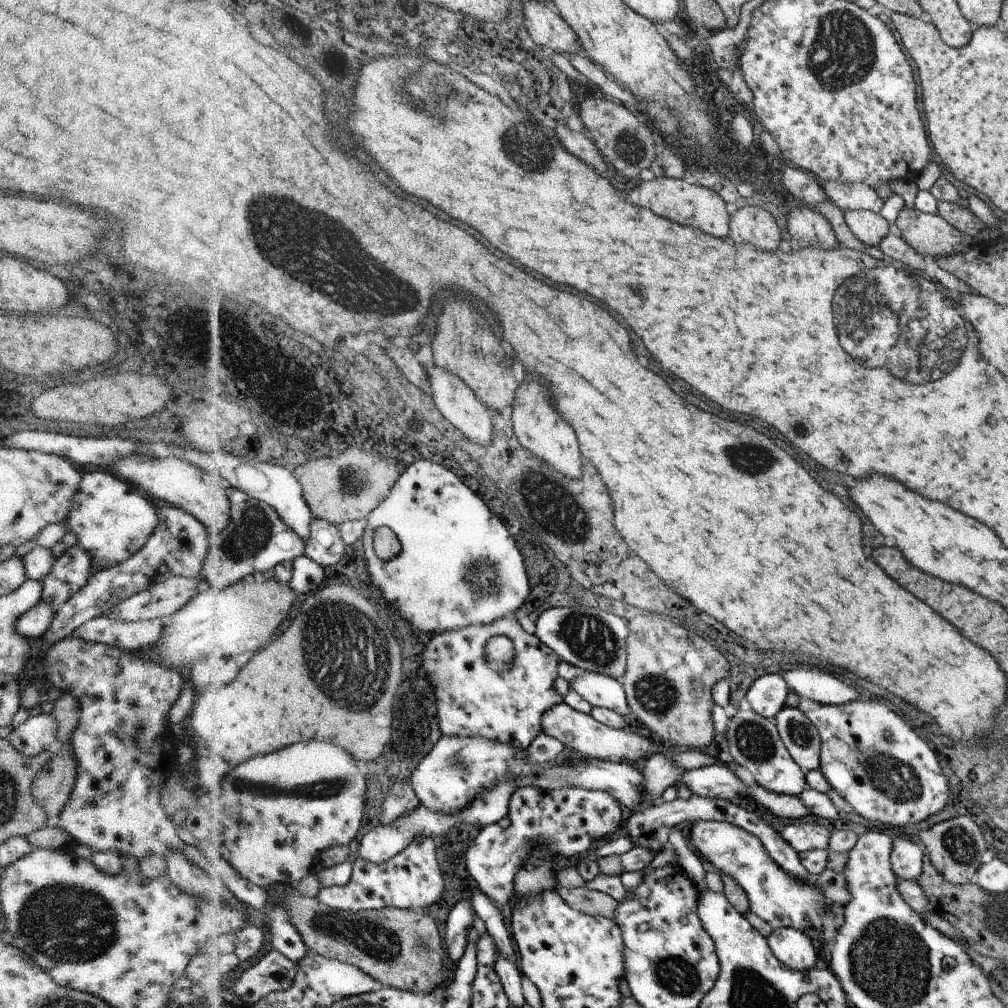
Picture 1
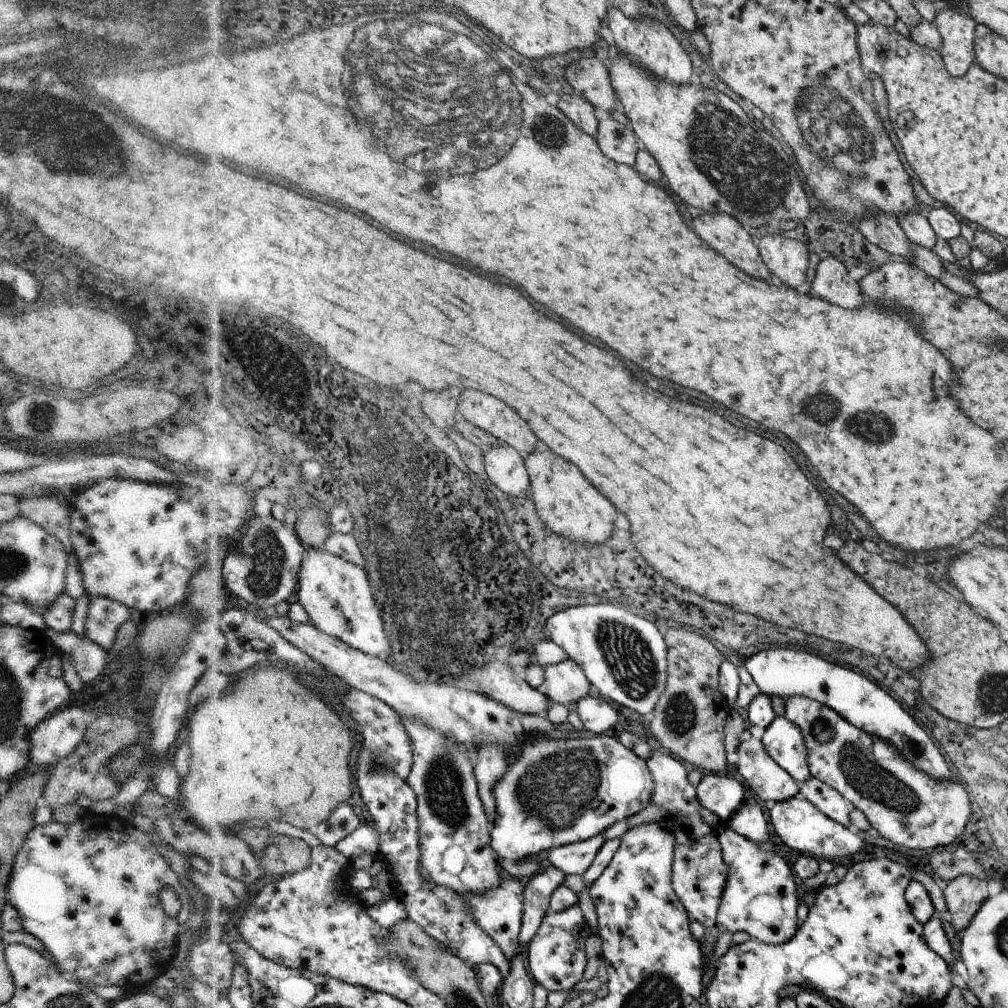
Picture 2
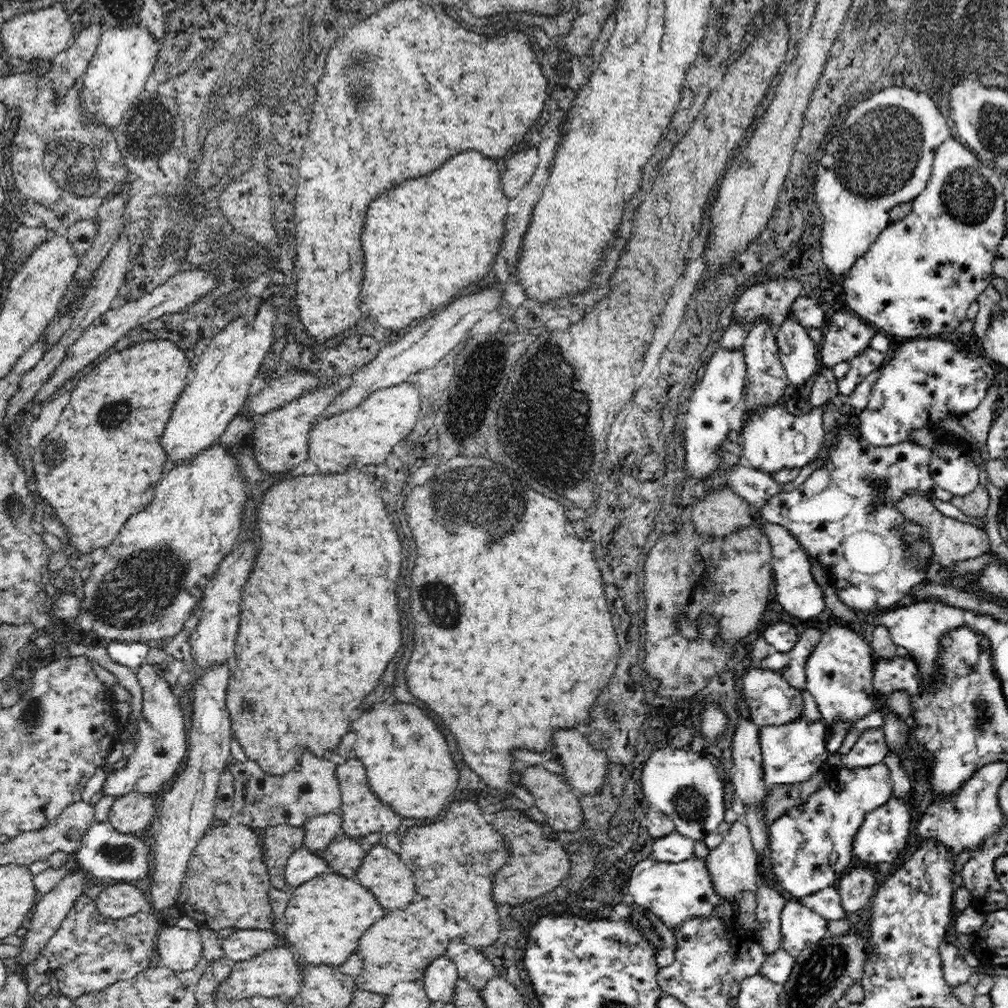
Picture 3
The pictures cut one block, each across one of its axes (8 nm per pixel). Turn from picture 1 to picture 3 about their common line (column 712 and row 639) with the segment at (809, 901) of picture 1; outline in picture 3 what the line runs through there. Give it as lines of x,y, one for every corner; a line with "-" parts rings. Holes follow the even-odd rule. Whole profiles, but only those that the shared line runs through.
832,626
823,634
818,646
806,661
806,686
816,701
830,732
838,732
842,722
856,722
877,708
877,697
871,686
871,652
873,648
867,633

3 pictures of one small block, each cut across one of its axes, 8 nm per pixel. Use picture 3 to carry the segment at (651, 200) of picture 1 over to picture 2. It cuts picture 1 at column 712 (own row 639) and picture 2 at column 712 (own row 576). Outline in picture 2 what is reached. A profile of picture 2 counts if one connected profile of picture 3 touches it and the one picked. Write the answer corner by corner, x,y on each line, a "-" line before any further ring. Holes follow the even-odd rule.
706,212
694,218
694,230
698,230
698,234
702,234
702,238
714,246
714,250
726,254
734,266
742,266
746,274
770,280
771,273
759,254
757,240
750,236
736,218
724,212

